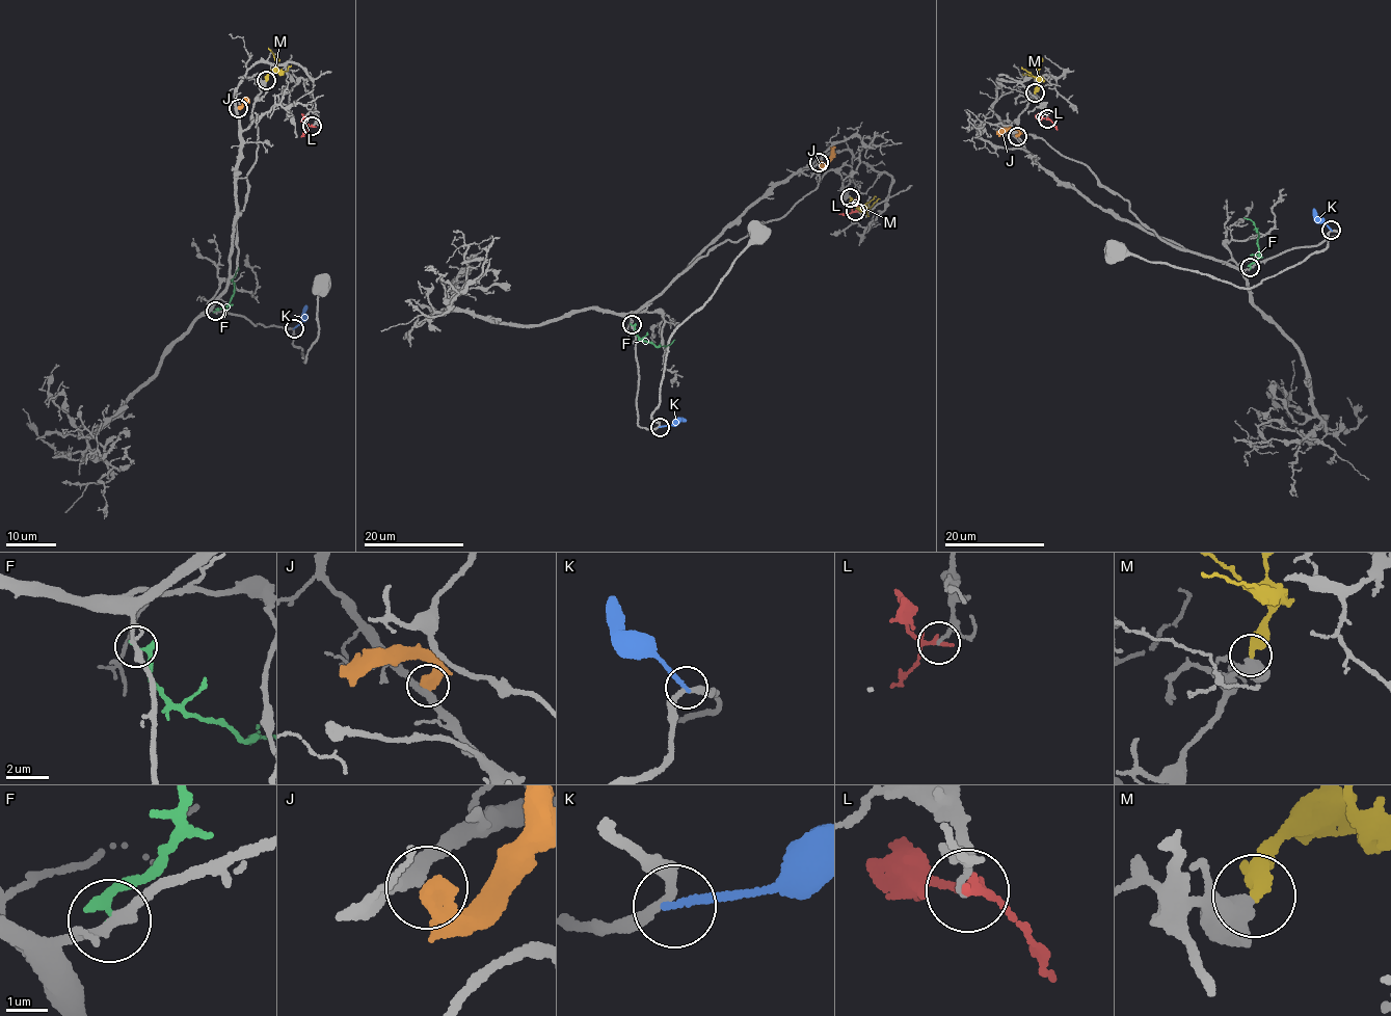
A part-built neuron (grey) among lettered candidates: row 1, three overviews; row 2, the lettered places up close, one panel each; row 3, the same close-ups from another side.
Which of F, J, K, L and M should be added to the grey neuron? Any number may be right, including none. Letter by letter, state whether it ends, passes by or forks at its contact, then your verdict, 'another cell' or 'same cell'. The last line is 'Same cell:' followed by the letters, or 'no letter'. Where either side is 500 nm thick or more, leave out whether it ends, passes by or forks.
F: it ends; another cell
J: it passes by; another cell
K: it ends; another cell
L: it passes by; another cell
M: same cell
Same cell: M

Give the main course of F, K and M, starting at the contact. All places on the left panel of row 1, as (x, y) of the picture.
F: (215, 312), (230, 303), (238, 267)
K: (293, 328), (302, 321), (305, 304)
M: (266, 80), (276, 62), (268, 48)

